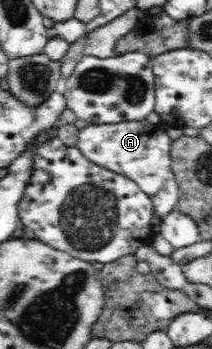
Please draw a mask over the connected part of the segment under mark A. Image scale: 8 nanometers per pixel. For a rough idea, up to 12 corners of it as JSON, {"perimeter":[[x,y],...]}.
{"perimeter":[[90,123],[76,146],[133,180],[162,219],[179,184],[162,125]]}

